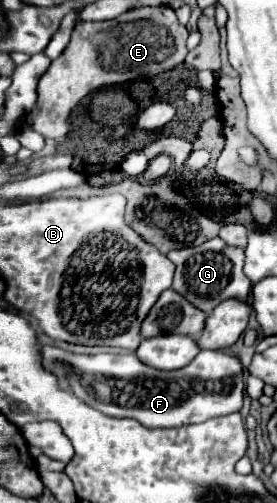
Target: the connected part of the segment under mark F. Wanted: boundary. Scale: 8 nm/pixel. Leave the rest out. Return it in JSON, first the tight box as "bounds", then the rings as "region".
{"bounds":[43,347,243,429],"region":[[[43,347],[43,365],[55,373],[79,399],[111,417],[133,417],[149,429],[155,427],[183,427],[191,423],[203,423],[213,417],[231,415],[243,405],[243,365],[239,357],[231,357],[223,351],[201,351],[187,367],[179,371],[159,371],[147,367],[135,353],[125,355],[73,355],[57,347]]]}

